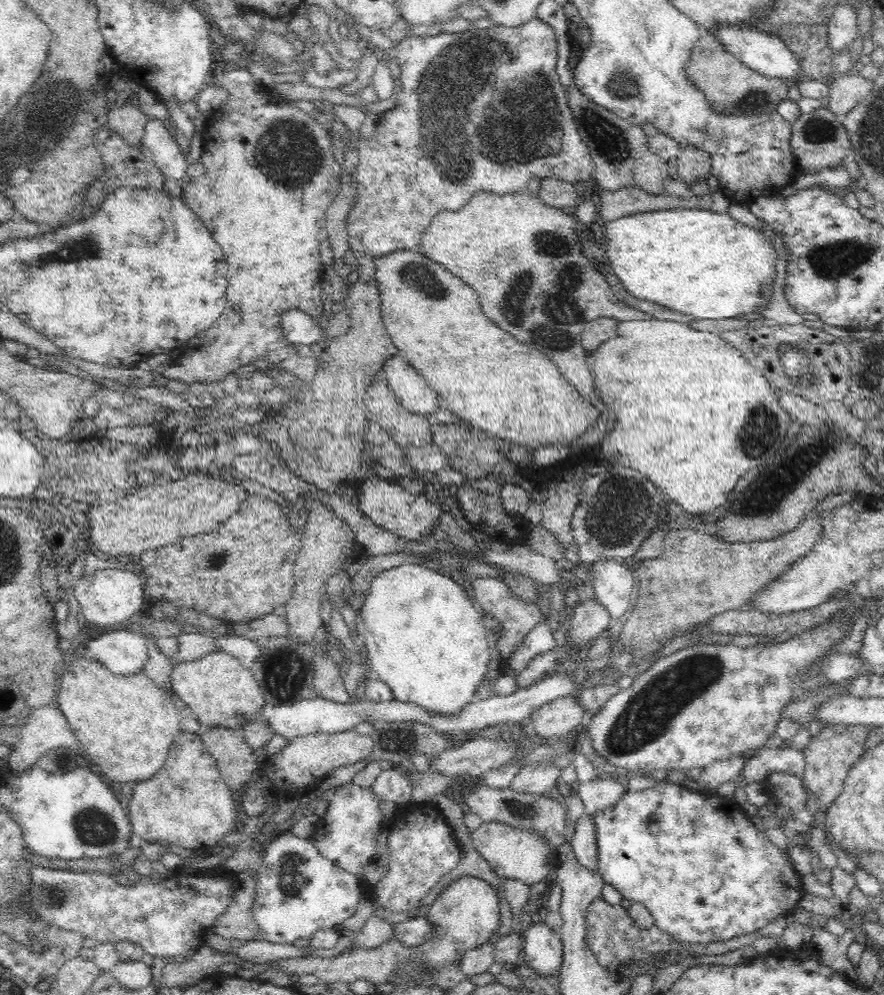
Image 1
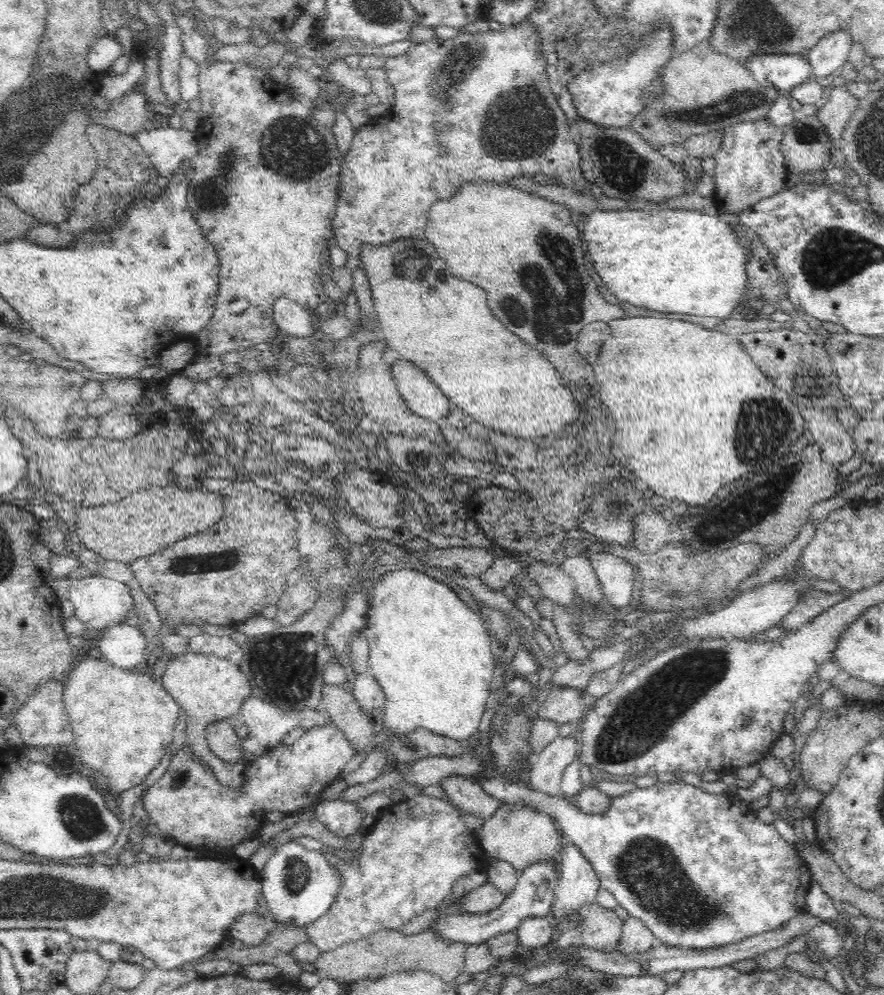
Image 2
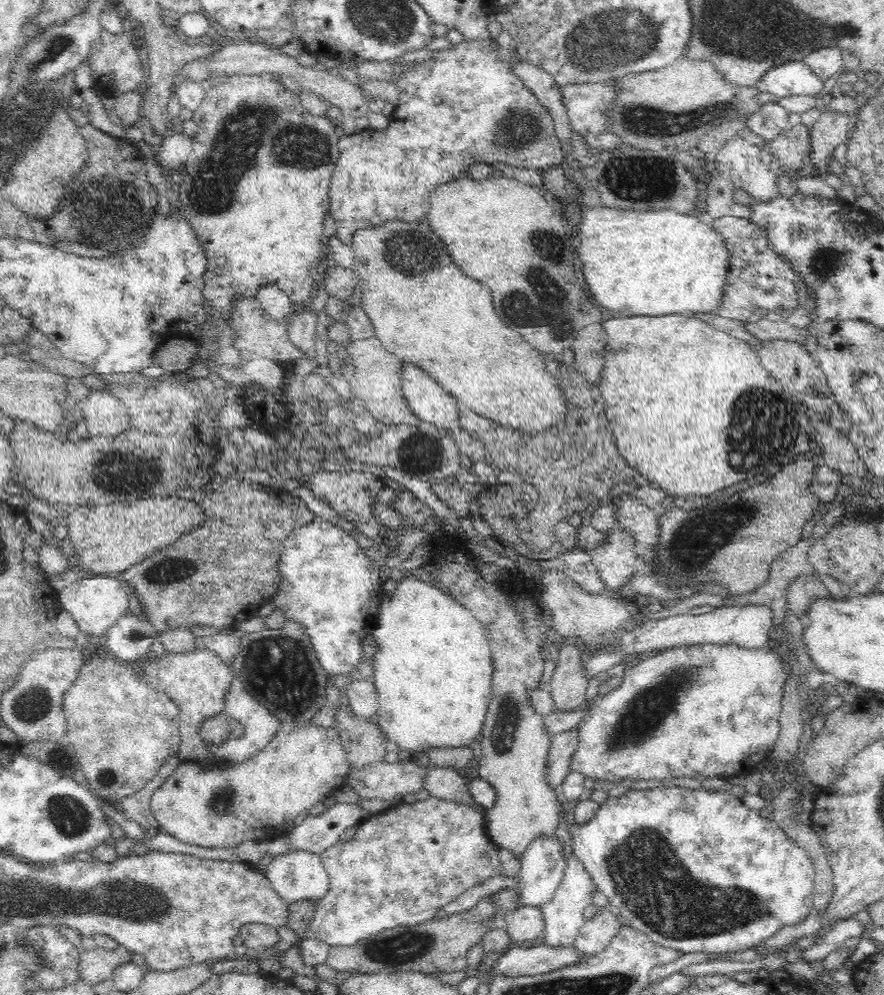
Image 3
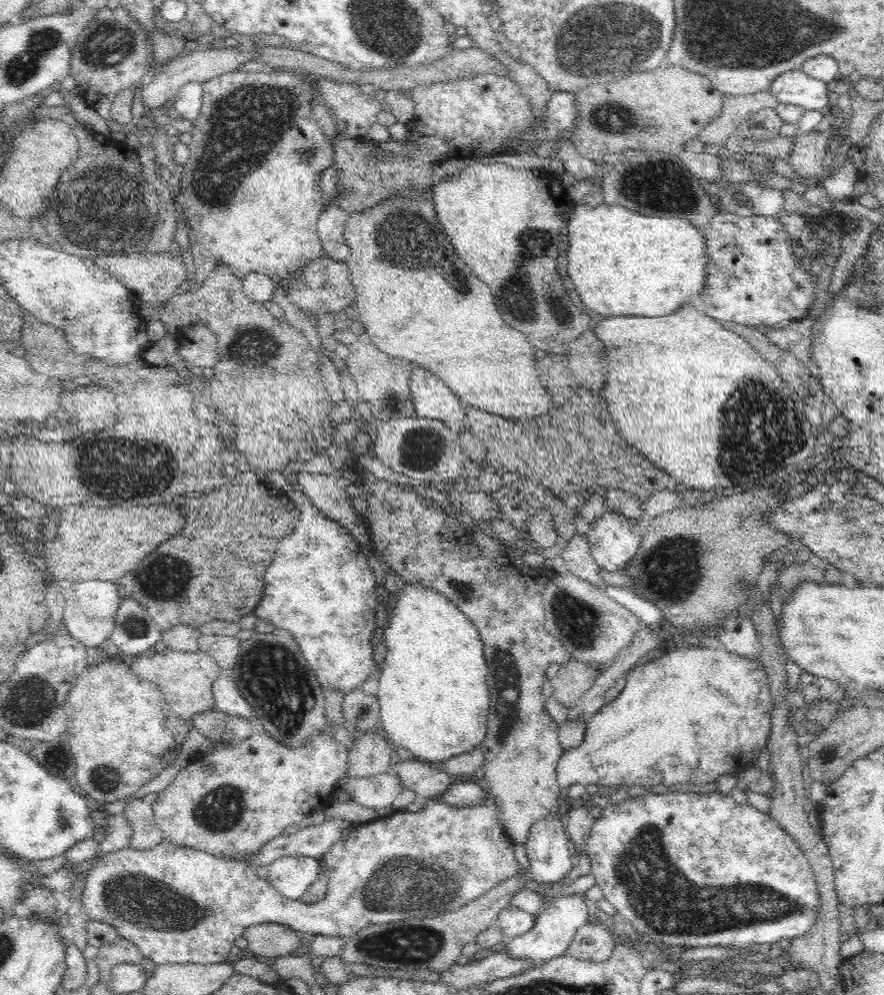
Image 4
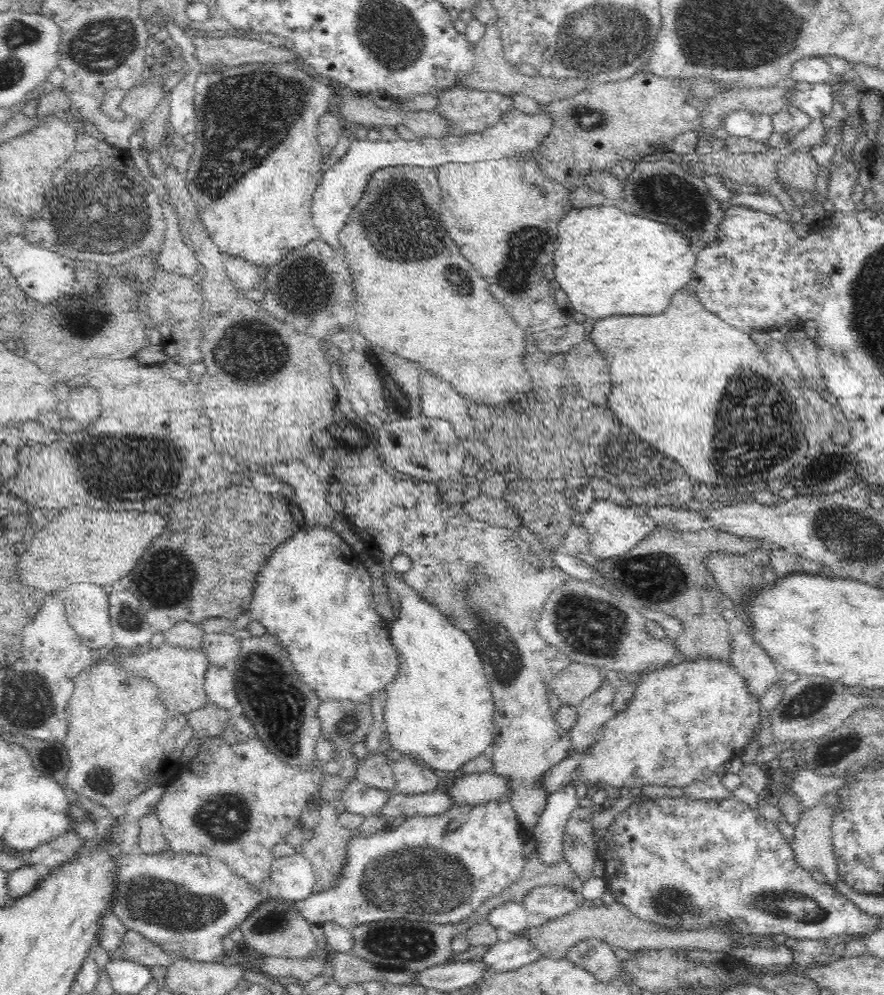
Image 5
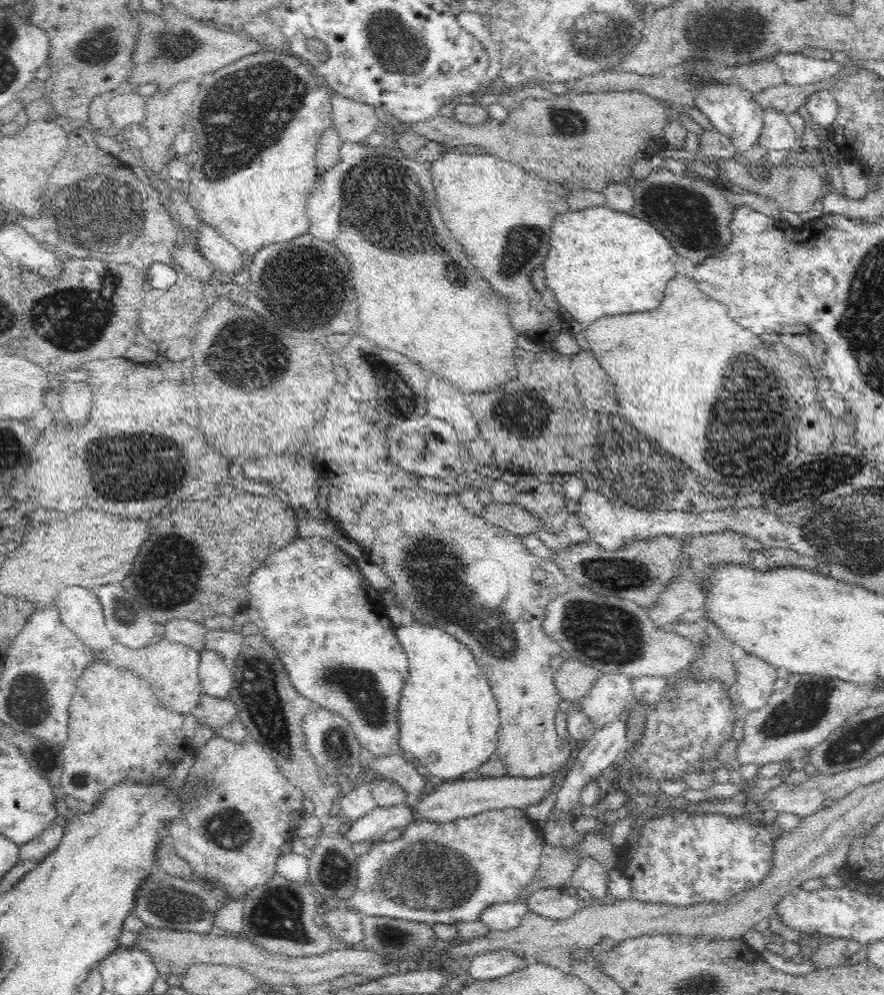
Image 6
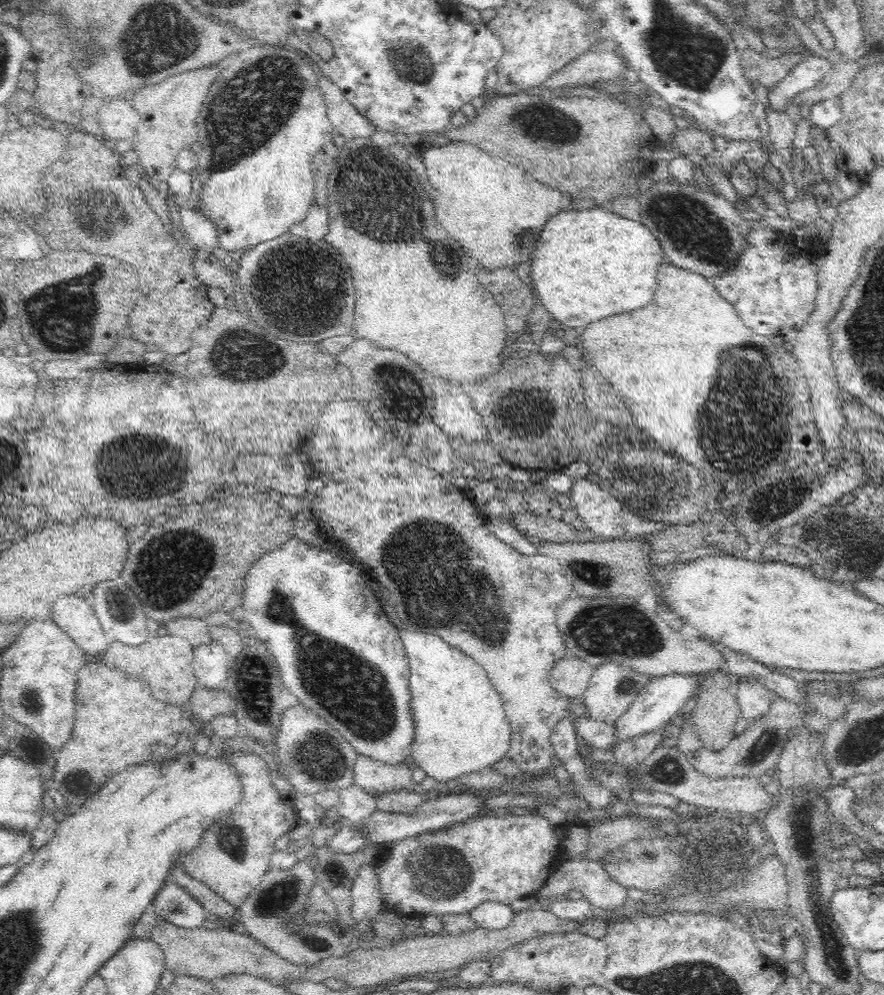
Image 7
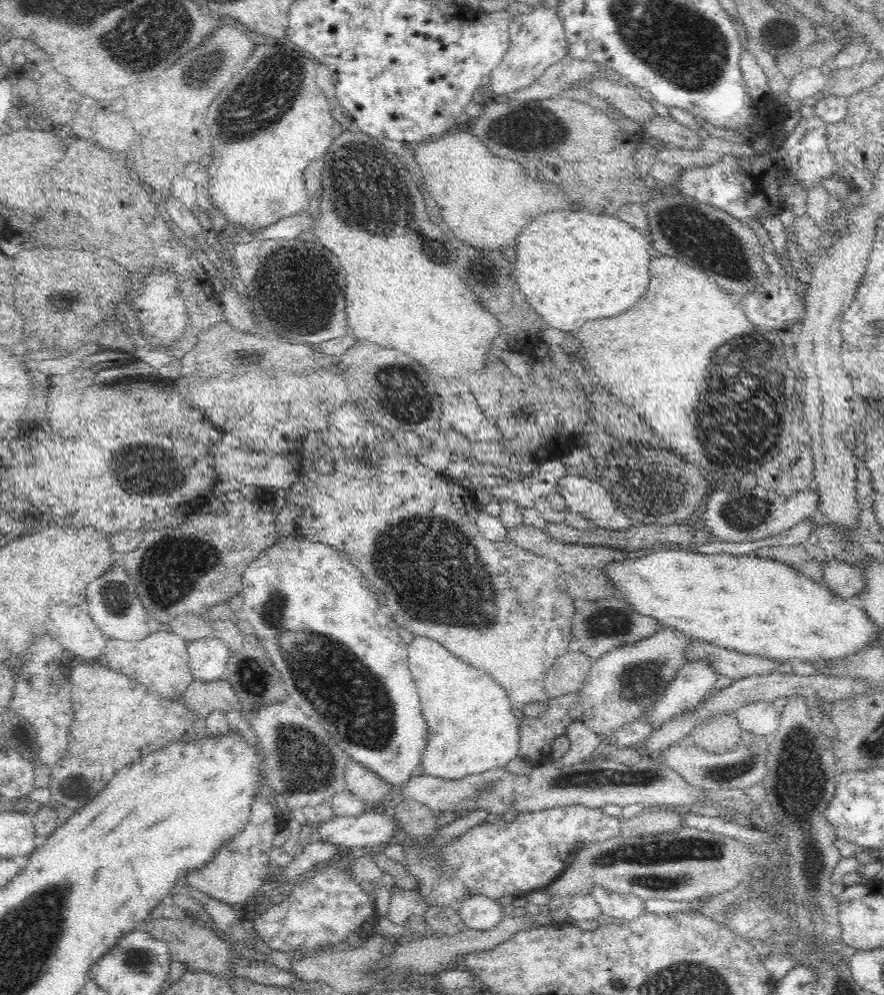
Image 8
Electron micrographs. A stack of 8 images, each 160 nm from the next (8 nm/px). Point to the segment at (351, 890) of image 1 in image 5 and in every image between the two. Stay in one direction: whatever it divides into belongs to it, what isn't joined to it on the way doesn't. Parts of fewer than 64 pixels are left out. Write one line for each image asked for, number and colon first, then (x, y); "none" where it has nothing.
2: (300, 885)
3: (300, 875)
4: (292, 877)
5: (293, 878)

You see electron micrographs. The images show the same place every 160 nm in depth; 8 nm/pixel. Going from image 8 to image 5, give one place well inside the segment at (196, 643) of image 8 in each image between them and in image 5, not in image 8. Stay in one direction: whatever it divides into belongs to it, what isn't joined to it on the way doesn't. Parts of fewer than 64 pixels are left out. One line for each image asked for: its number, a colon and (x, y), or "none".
5: (220, 690)
6: (216, 678)
7: (210, 663)

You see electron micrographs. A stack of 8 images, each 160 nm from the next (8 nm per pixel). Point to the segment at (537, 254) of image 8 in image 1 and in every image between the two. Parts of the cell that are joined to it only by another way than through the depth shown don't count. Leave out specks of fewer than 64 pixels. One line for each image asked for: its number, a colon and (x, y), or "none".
1: (709, 265)
2: (667, 260)
3: (648, 263)
4: (623, 264)
5: (608, 263)
6: (602, 263)
7: (588, 265)

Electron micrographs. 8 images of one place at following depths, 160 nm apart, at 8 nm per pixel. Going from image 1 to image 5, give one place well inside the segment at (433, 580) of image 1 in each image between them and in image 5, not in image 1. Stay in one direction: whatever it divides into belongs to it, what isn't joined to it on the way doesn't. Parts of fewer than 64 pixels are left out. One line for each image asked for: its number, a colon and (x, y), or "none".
2: (430, 653)
3: (433, 666)
4: (433, 695)
5: (439, 707)

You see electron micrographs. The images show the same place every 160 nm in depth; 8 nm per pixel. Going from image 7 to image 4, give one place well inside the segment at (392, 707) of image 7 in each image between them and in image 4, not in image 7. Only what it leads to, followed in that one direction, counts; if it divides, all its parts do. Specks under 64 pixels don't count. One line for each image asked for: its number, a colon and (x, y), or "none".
4: (319, 587)
5: (314, 593)
6: (329, 626)

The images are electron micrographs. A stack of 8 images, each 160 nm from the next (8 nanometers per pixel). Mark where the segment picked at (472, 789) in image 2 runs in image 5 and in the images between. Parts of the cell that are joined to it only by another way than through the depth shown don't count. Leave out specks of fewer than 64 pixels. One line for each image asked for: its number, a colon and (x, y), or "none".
3: (445, 783)
4: (423, 779)
5: (412, 777)

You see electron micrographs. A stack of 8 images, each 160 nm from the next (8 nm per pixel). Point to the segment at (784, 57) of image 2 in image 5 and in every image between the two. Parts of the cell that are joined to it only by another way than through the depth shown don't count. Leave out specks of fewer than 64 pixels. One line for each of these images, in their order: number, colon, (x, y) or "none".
3: (795, 78)
4: (795, 87)
5: (815, 100)

